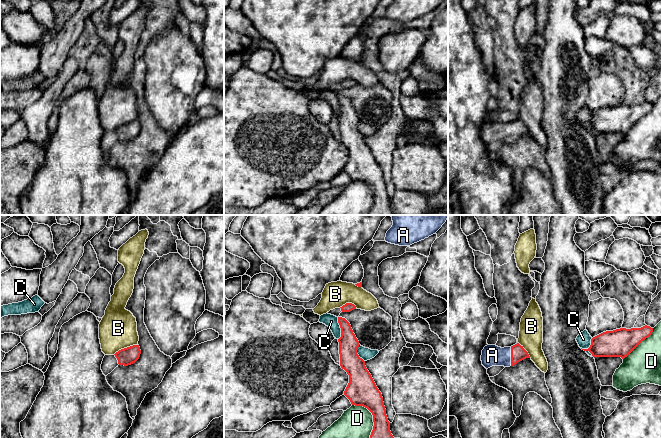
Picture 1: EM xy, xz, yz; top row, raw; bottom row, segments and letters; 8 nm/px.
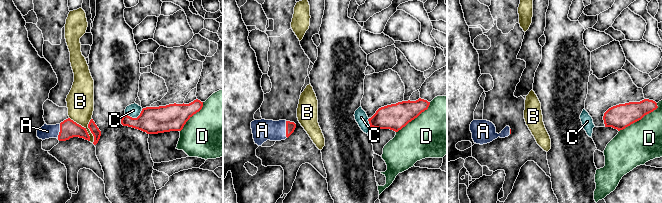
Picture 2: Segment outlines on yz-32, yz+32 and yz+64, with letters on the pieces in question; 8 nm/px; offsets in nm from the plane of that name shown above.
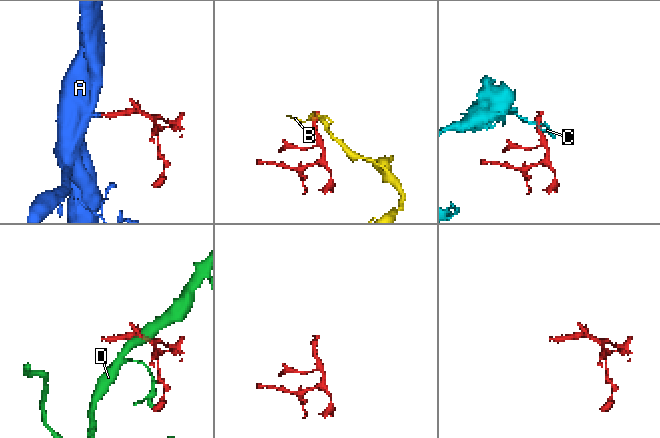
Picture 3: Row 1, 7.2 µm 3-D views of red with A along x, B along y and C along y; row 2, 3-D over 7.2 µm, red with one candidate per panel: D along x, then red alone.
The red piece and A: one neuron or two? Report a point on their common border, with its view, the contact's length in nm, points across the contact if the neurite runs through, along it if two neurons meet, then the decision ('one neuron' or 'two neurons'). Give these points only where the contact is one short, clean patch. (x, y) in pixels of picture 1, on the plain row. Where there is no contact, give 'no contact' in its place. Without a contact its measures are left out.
meets red in yz at (511, 132); contact 150 nm long; runs through yz (518, 129), (511, 132), (492, 131); one neuron

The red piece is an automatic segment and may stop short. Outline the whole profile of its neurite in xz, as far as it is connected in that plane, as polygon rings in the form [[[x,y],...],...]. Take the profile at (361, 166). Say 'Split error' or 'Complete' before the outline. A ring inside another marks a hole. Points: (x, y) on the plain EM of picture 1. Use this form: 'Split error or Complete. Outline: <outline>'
Complete. Outline: [[[338,93],[338,99],[341,104],[341,113],[338,115],[340,142],[349,151],[344,171],[352,181],[363,182],[372,189],[374,202],[370,215],[394,215],[382,170],[367,146],[365,137],[357,130],[359,117],[345,94]]]

